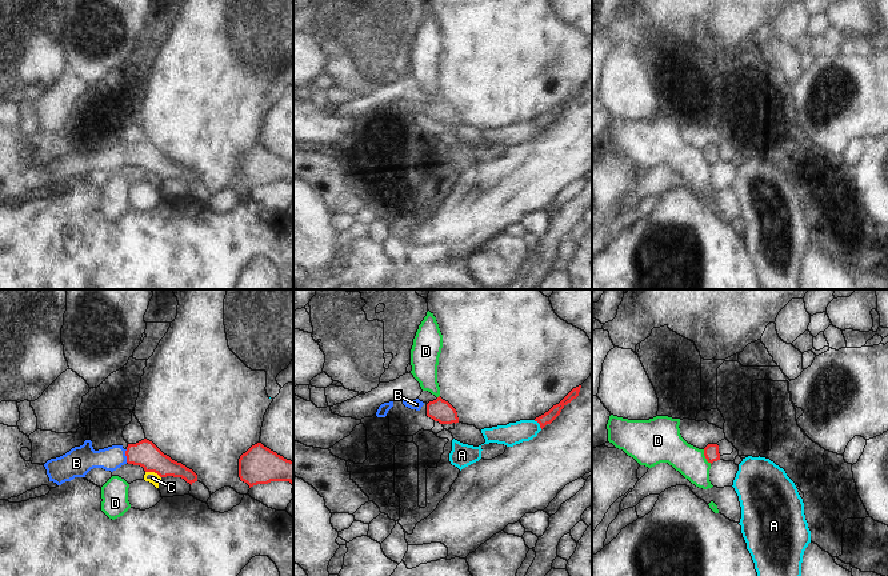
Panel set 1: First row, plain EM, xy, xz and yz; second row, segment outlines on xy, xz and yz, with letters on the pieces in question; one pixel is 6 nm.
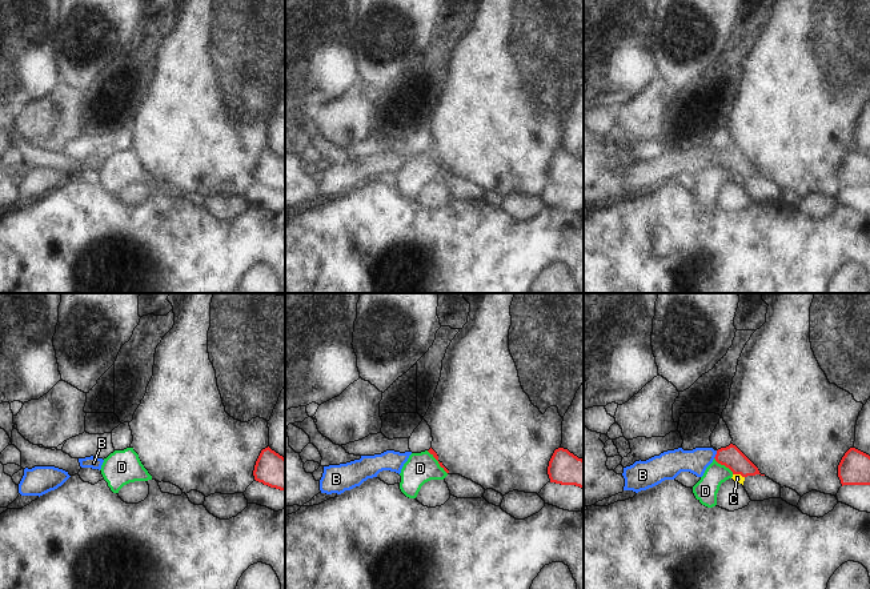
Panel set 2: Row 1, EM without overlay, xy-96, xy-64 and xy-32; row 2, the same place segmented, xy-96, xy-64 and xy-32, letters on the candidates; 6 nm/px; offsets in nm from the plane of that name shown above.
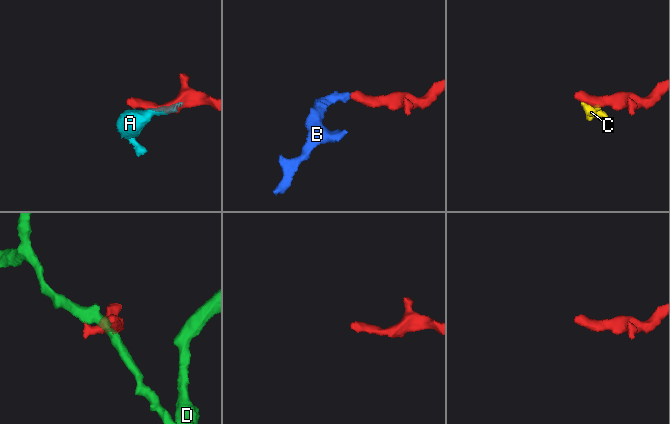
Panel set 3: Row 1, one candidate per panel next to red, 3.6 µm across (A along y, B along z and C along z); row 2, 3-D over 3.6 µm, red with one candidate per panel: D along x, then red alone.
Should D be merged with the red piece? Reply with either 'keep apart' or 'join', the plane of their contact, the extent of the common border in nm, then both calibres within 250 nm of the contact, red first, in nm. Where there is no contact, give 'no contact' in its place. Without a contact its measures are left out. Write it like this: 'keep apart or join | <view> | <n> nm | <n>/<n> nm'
keep apart | yz | 100 nm | 90/200 nm

